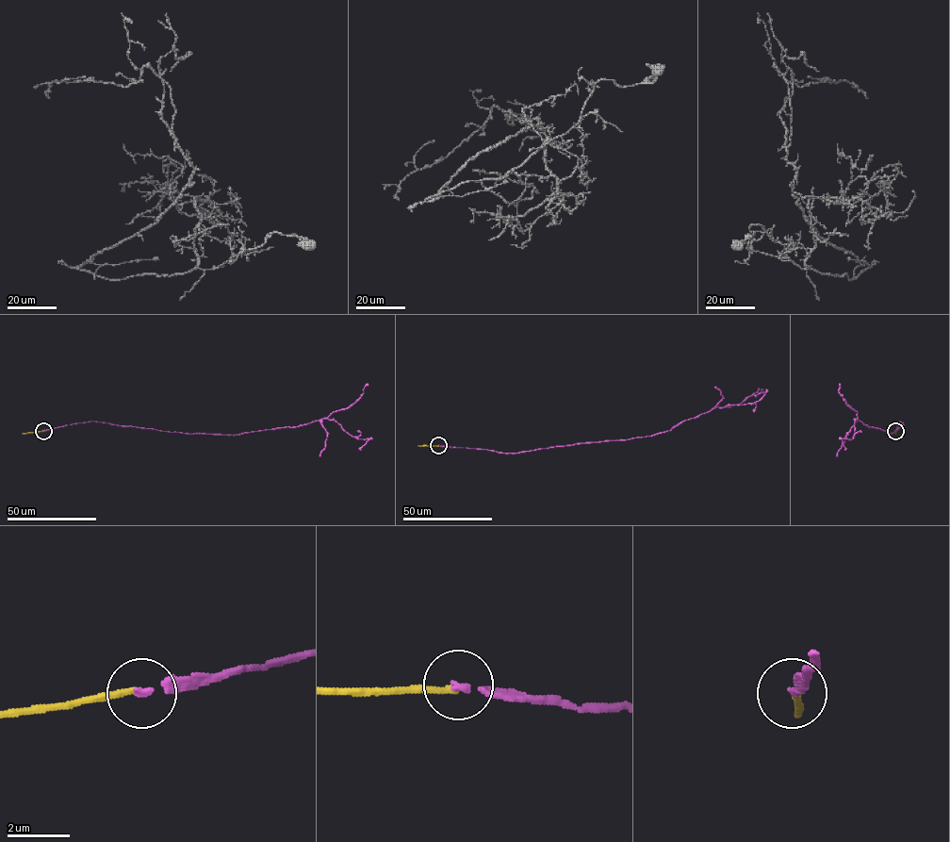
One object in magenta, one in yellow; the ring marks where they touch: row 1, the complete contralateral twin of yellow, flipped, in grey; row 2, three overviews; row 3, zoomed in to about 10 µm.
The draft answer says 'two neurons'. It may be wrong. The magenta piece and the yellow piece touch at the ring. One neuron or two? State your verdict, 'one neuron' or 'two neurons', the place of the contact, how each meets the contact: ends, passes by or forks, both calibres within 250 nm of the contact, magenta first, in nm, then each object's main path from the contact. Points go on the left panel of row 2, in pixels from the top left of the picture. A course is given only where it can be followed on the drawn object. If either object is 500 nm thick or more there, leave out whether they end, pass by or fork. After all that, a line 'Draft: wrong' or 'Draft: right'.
two neurons; place (43, 431); magenta ends; yellow ends; calibres 180 and 190 nm; course magenta (43, 431), (91, 420), (182, 433), (233, 435), (294, 427), (328, 418), (352, 437), (370, 438), (360, 450); course yellow (43, 431), (23, 434)
Draft: right

